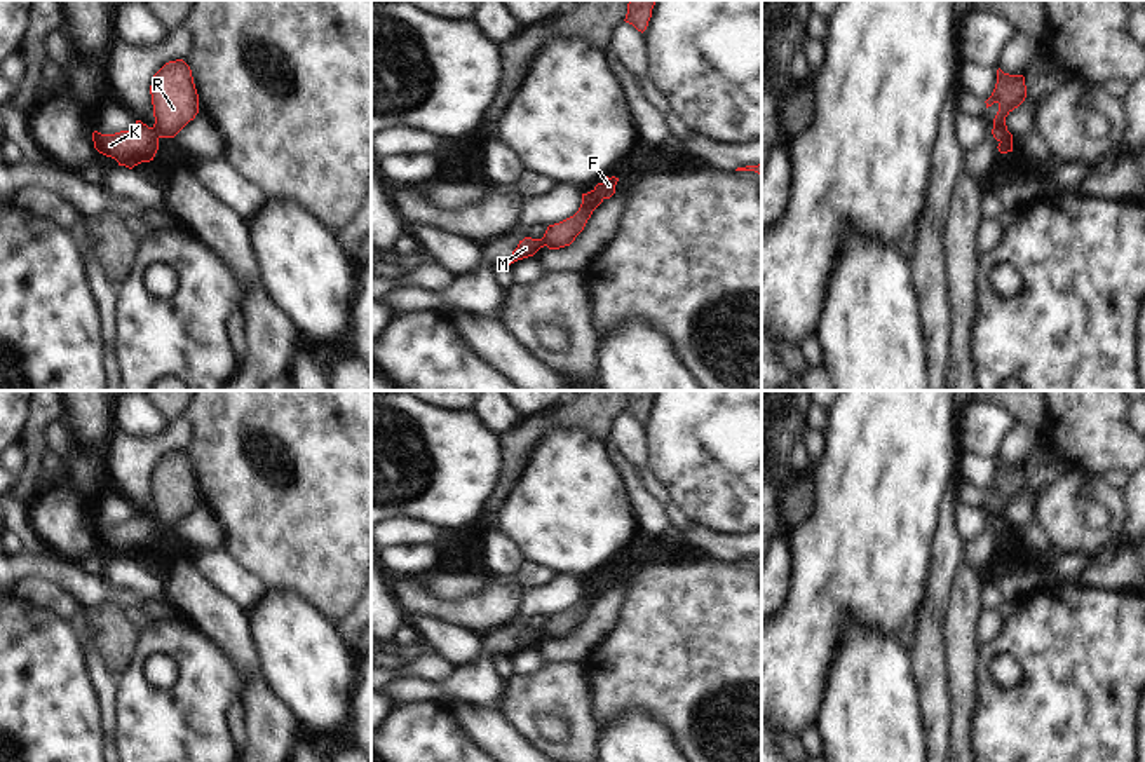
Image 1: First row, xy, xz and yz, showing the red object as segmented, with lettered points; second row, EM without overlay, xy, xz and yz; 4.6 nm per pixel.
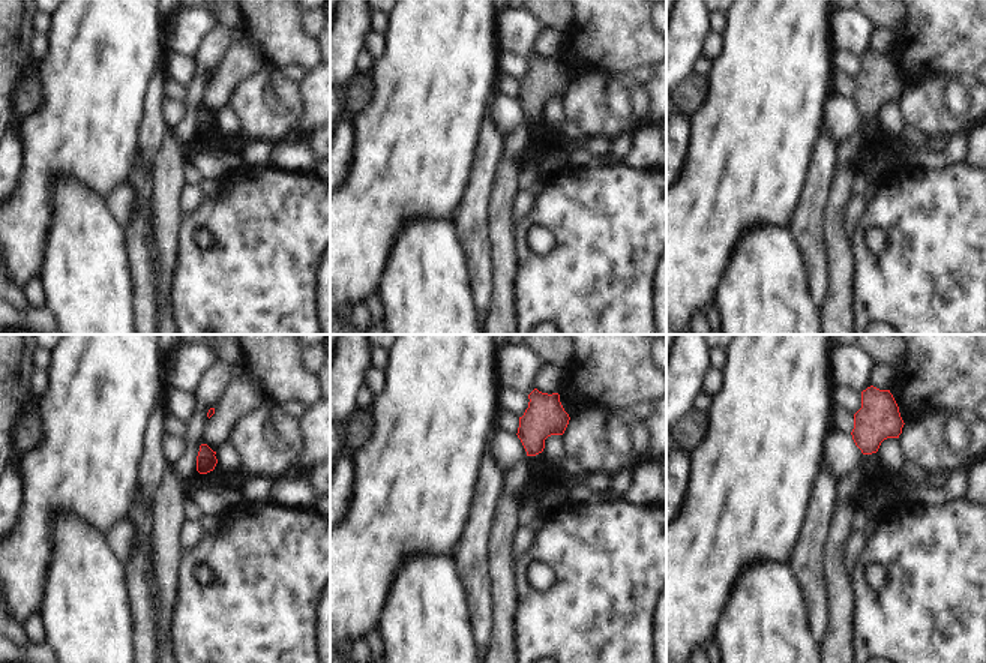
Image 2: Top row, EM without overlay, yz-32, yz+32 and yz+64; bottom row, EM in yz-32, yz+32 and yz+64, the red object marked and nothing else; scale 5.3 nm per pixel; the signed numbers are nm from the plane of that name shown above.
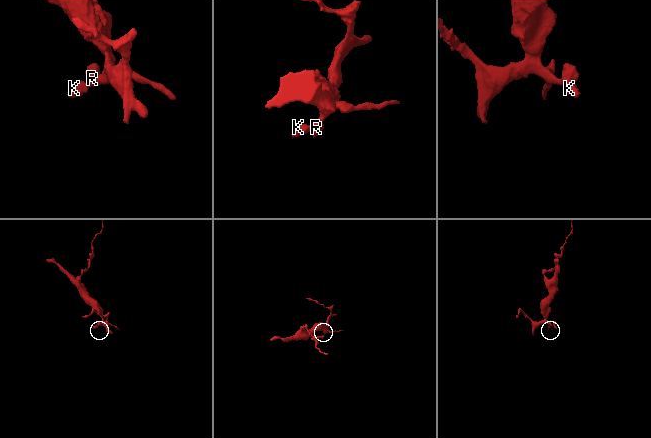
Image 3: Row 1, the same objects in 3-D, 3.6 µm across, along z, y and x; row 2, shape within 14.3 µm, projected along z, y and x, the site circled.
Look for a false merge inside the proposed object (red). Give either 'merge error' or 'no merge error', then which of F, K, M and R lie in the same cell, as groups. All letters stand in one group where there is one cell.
no merge error; F K M R

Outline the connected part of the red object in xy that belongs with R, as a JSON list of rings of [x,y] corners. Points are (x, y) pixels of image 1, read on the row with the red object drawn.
[[[183,59],[166,63],[153,75],[150,94],[155,117],[155,124],[152,127],[141,120],[136,120],[129,131],[120,131],[115,134],[101,134],[98,131],[92,133],[94,148],[99,153],[115,159],[119,166],[132,169],[141,162],[153,160],[159,150],[159,139],[174,138],[199,113],[199,94],[193,84],[192,70]]]

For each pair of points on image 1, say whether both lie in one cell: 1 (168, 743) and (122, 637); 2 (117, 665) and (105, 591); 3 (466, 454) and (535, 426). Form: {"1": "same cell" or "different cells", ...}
{"1": "different cells", "2": "different cells", "3": "different cells"}

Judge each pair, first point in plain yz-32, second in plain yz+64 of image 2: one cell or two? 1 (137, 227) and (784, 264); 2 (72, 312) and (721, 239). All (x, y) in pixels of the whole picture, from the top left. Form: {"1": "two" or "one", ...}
{"1": "two", "2": "two"}

